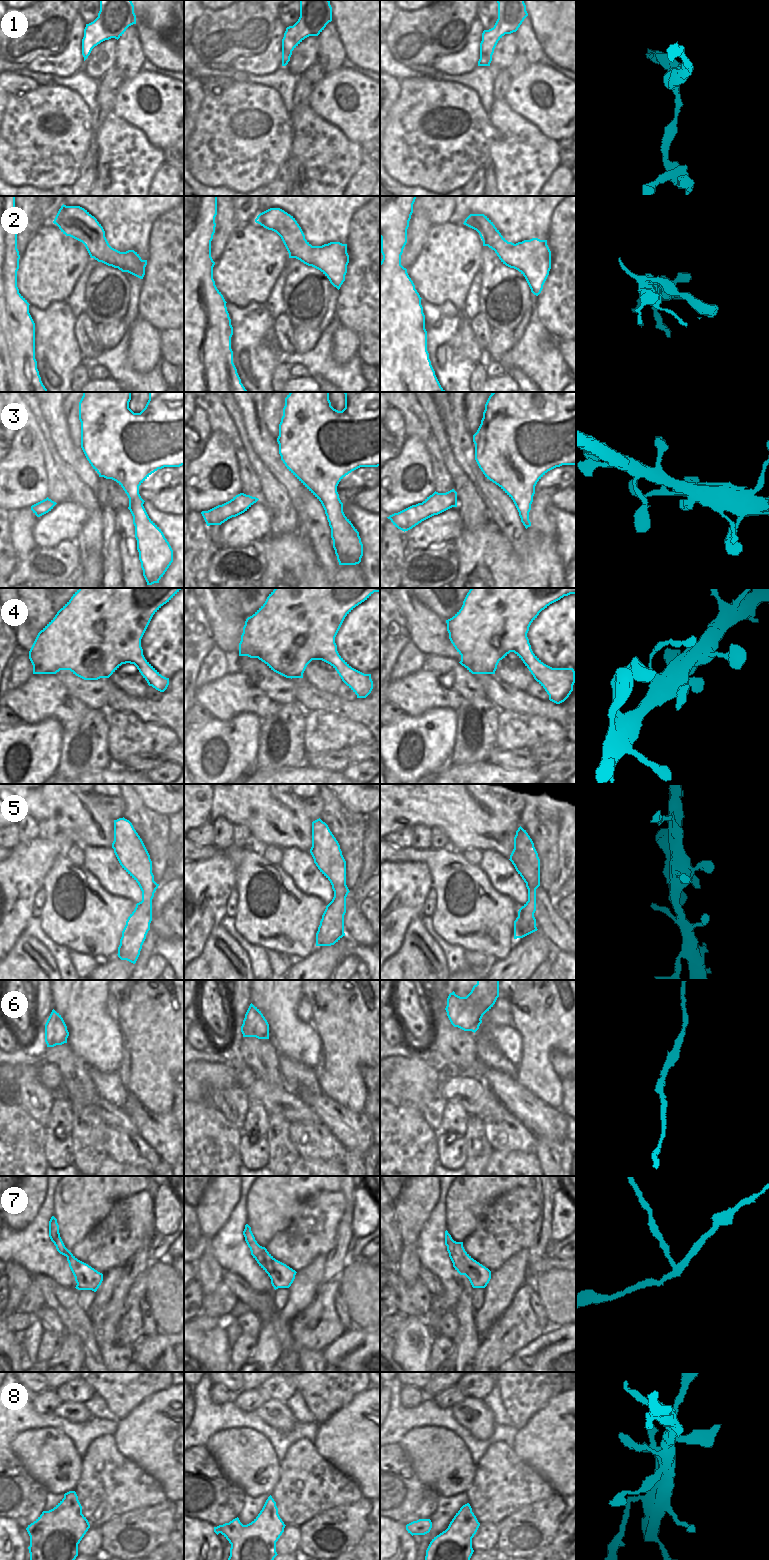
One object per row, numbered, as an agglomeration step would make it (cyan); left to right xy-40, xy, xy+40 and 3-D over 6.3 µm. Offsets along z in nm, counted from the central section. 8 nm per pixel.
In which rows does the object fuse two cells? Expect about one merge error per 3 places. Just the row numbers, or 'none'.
7

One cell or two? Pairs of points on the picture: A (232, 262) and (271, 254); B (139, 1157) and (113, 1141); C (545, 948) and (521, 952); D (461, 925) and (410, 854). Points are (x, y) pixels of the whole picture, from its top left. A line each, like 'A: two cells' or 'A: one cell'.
A: one cell
B: one cell
C: one cell
D: one cell

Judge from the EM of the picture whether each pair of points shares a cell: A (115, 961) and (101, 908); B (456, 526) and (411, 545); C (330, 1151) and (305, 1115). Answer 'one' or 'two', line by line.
A: two
B: one
C: two

